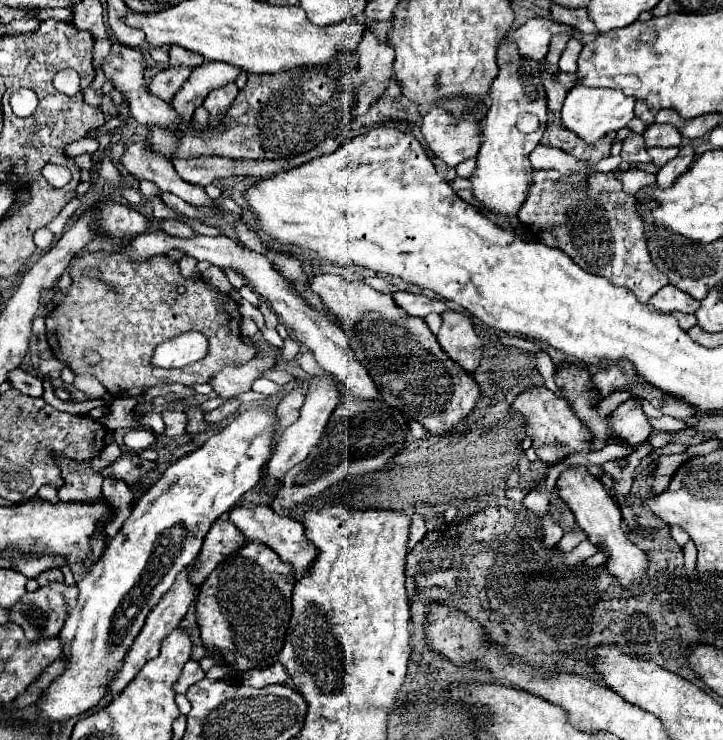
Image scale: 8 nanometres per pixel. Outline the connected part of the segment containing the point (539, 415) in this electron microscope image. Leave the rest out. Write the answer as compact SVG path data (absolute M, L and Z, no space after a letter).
M537 388L521 394L511 406L513 412L521 412L527 418L527 434L533 440L533 448L547 466L553 466L559 462L559 458L565 458L575 452L591 452L593 450L593 436L589 434L589 428L583 426L583 422L577 418L573 408L567 400L557 398L547 388Z

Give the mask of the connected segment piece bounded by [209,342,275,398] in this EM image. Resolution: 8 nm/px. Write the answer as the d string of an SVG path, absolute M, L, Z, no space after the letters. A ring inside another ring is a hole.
M265 342L259 344L259 354L245 366L229 366L213 376L209 382L221 398L235 398L241 392L249 392L255 378L275 366L275 352Z

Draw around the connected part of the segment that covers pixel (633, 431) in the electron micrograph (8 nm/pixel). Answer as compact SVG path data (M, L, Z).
M633 400L619 404L617 410L611 412L611 416L607 418L607 424L615 440L625 444L639 444L647 440L649 432L653 430L647 422L647 416Z

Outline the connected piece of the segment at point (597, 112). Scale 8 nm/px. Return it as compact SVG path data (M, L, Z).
M581 84L573 86L573 90L567 94L563 110L561 110L561 120L563 126L573 130L579 138L583 138L587 144L597 142L601 136L609 134L611 130L619 130L629 124L629 120L635 116L633 114L635 98L625 96L621 90L611 90L611 88L585 88Z

